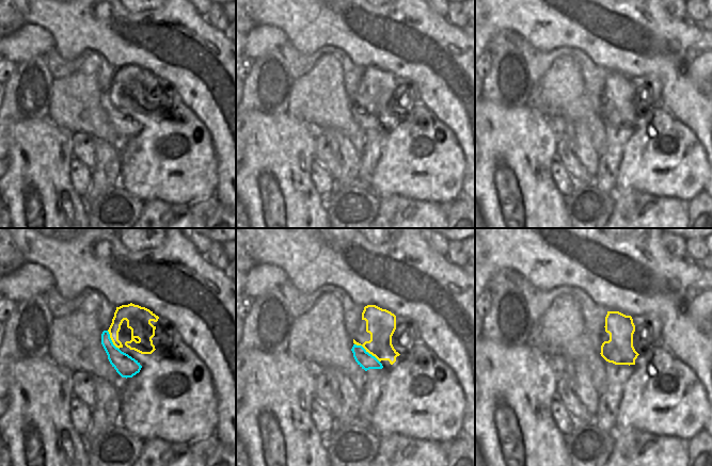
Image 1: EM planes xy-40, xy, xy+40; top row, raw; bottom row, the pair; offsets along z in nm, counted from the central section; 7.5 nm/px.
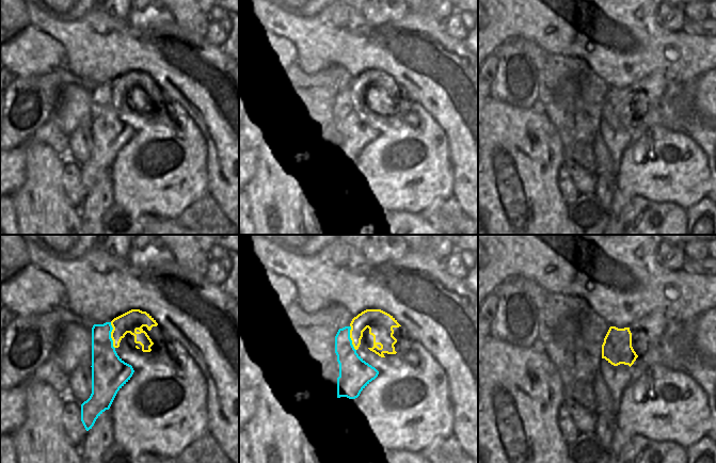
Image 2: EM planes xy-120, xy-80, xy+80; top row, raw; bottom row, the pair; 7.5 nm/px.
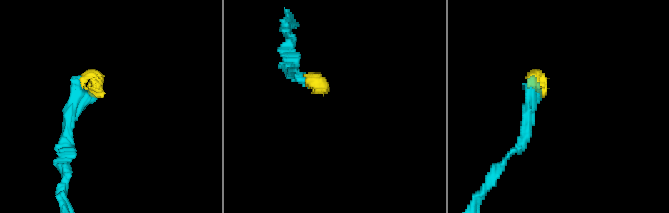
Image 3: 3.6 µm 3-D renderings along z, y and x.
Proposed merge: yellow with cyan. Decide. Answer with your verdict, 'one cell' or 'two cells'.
one cell

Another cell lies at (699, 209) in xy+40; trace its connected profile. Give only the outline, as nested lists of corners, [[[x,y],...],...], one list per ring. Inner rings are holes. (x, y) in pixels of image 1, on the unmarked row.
[[[703,190],[686,203],[686,228],[712,228],[712,196]]]

